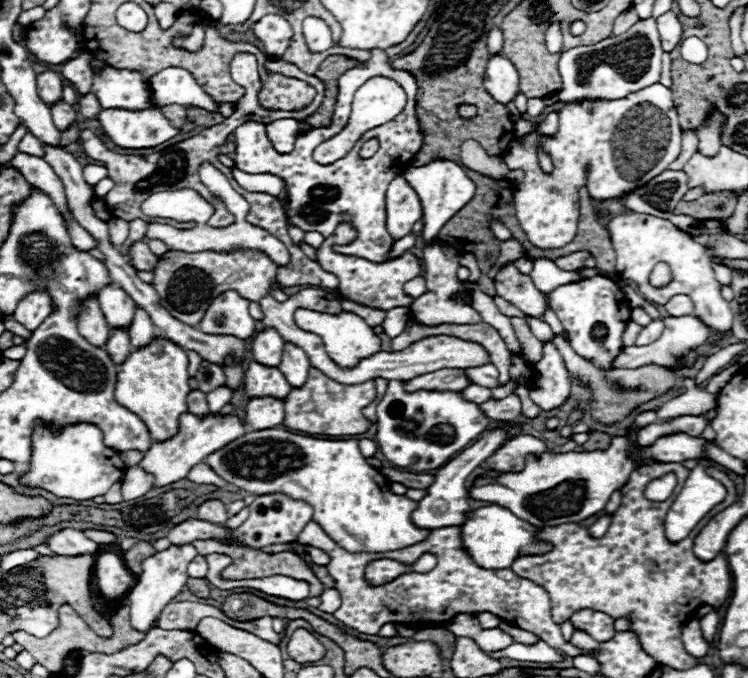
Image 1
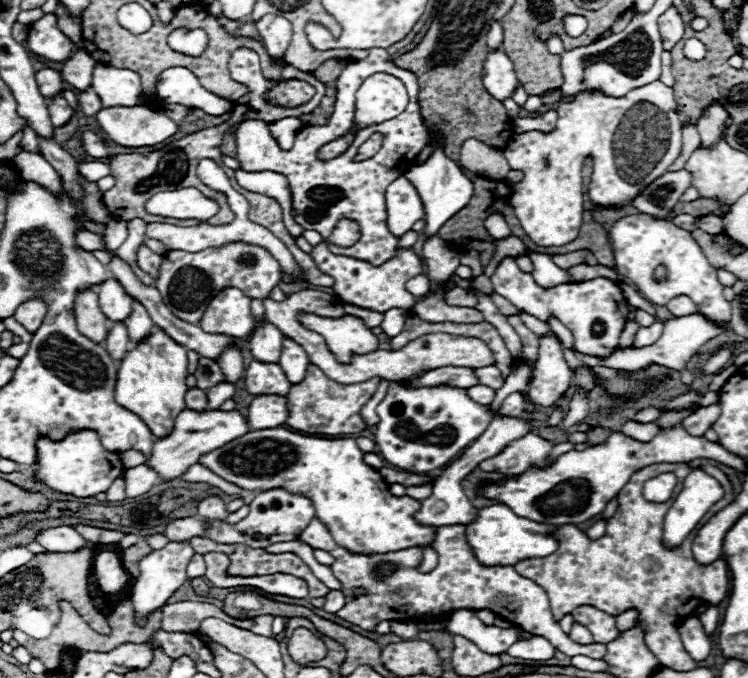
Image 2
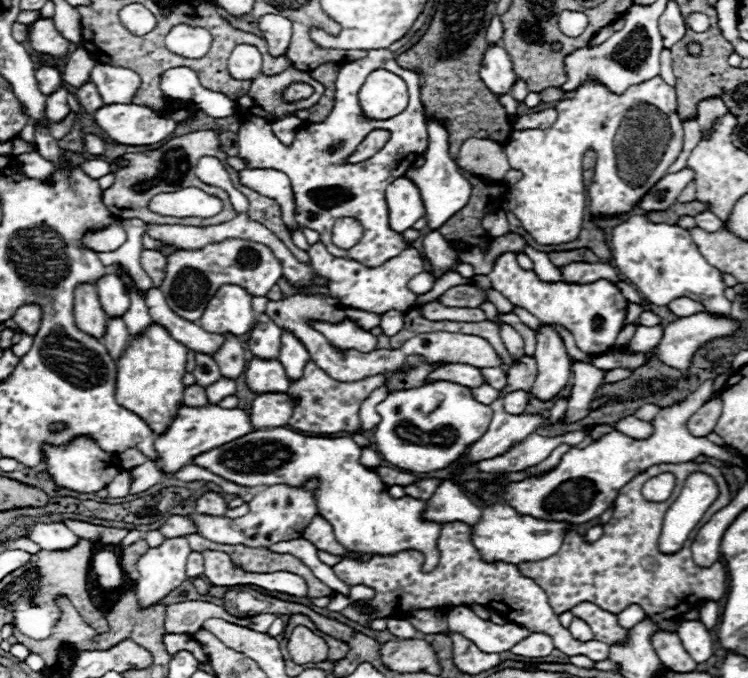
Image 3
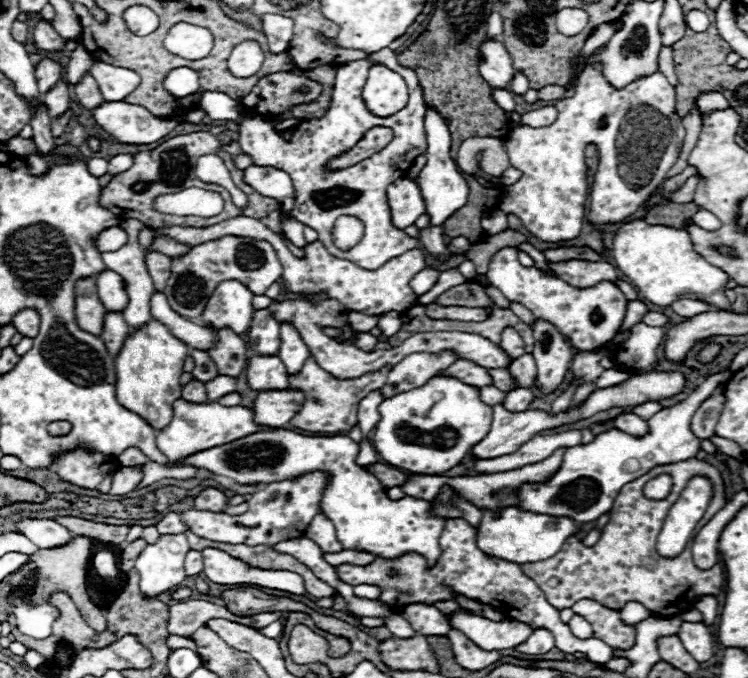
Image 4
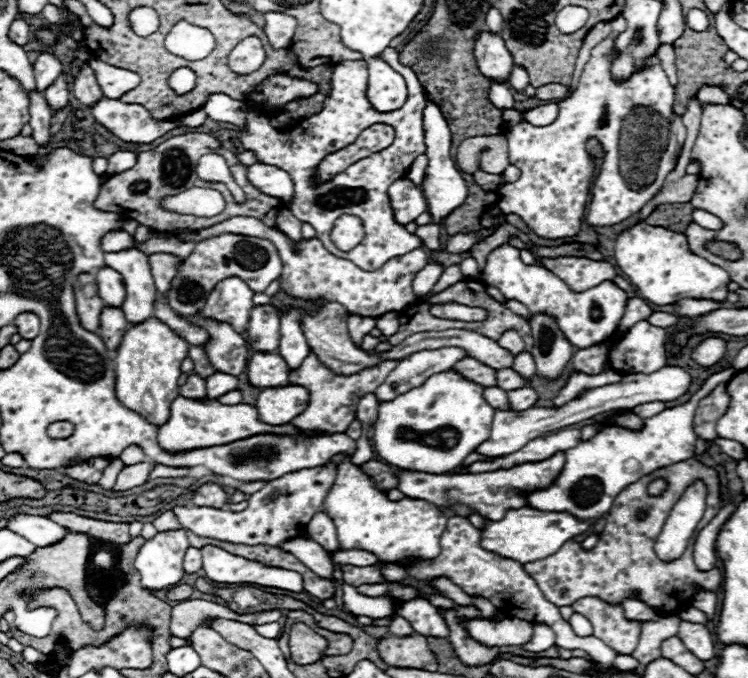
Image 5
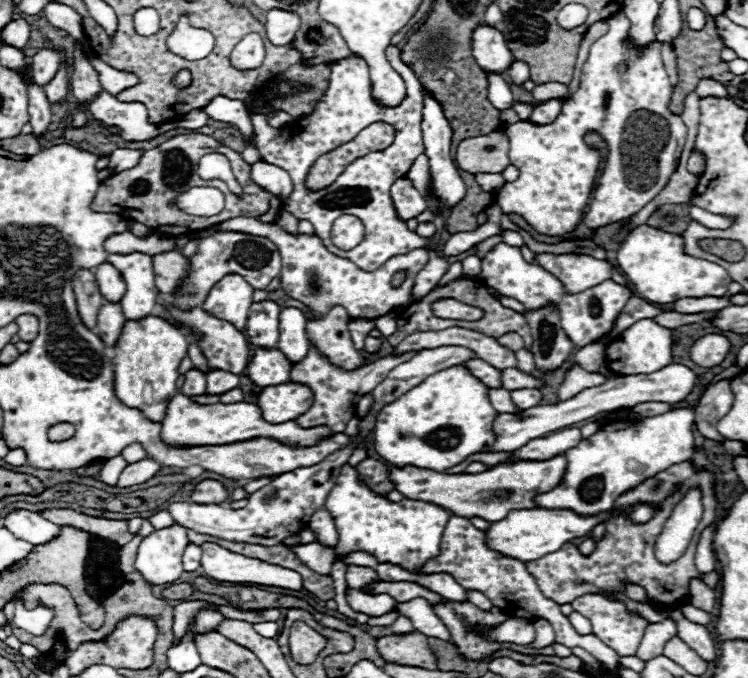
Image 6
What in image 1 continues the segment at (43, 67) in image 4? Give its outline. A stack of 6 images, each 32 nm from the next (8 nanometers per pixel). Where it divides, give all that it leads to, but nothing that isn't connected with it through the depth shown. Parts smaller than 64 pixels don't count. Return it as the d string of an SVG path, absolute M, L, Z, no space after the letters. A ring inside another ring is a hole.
M50 70L40 72L36 76L36 80L38 80L38 92L40 92L40 96L42 96L42 100L46 104L54 104L54 102L58 102L62 98L64 82L56 72L50 72Z

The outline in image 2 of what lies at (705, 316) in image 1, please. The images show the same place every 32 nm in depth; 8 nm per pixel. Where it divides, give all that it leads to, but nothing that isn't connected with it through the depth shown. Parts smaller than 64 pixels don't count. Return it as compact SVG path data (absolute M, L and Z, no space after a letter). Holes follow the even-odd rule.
M632 214L620 218L610 230L610 244L614 248L614 262L618 274L626 276L638 292L652 304L666 306L674 296L684 294L698 304L698 312L704 314L708 320L716 322L730 322L730 302L724 298L724 286L718 280L718 270L710 266L706 256L702 254L700 246L692 240L690 232L664 222L652 220L648 214ZM656 266L666 266L668 276L660 282L654 280Z

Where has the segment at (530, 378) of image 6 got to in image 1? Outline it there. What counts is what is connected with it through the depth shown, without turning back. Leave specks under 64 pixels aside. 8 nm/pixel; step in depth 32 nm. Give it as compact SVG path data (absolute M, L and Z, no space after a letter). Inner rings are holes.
M494 364L478 366L478 368L468 368L468 376L474 380L474 384L486 386L486 388L498 388L498 370Z

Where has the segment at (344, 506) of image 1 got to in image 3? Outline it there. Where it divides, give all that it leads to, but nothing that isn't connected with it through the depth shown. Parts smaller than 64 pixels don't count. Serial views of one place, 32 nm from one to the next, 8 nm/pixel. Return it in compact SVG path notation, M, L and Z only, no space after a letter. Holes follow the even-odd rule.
M268 428L208 450L202 456L196 456L192 464L248 488L272 484L298 486L308 478L318 476L322 484L326 484L326 488L318 488L316 492L318 514L332 524L336 540L346 550L392 556L396 552L416 548L425 558L423 570L432 571L439 561L436 542L442 524L422 518L426 502L410 496L390 498L382 480L370 468L362 466L358 458L360 446L348 436L316 438L302 436L288 428Z

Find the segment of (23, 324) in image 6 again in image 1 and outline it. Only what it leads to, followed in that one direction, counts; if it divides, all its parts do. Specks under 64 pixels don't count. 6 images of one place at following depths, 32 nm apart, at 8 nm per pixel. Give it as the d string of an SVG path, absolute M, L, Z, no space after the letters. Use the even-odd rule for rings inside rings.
M38 290L20 302L12 316L16 318L16 322L24 324L32 332L44 322L44 318L48 314L50 314L50 296L42 290Z

